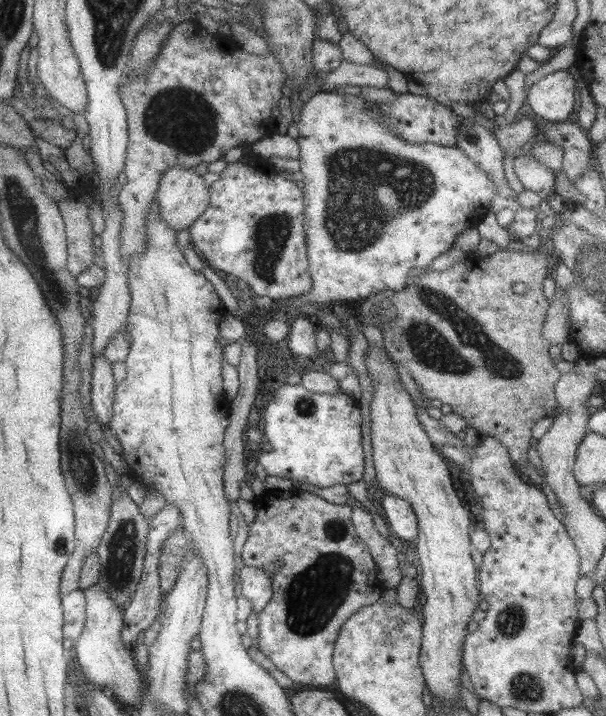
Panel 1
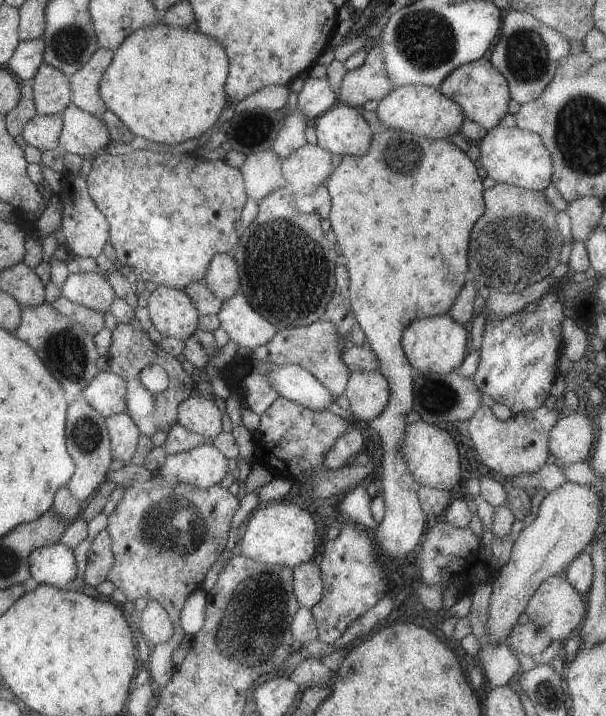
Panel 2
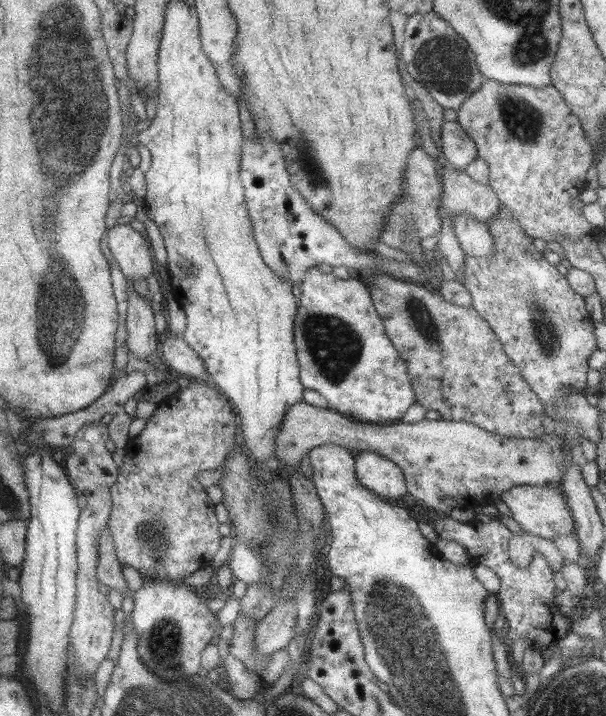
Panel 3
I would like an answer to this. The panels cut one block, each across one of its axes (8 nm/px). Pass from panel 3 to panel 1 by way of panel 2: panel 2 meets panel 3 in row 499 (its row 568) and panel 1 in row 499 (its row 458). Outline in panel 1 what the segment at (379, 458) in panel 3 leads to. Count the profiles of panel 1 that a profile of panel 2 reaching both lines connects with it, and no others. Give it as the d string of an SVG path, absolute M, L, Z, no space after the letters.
M392 494L386 495L380 512L396 534L395 537L403 541L416 541L419 536L417 516L407 500Z

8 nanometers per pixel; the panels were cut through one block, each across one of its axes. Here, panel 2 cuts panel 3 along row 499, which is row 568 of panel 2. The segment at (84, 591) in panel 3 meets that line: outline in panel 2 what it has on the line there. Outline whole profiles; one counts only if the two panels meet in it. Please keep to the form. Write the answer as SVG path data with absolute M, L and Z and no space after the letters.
M104 529L94 538L87 552L87 568L84 582L88 586L97 587L107 580L108 573L114 564L112 552L112 538L110 533Z

